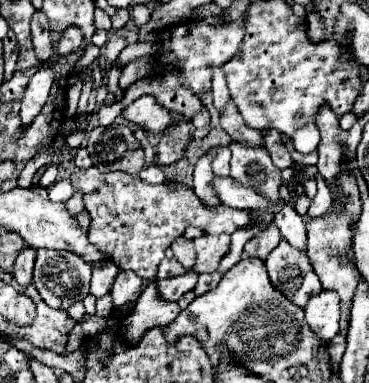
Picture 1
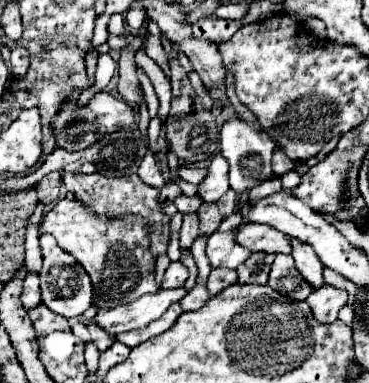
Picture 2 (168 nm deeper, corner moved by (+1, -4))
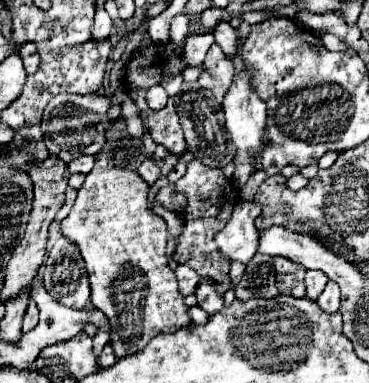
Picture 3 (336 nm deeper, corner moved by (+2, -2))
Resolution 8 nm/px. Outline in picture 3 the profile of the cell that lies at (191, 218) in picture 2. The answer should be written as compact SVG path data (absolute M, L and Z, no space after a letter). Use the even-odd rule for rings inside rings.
M201 278L199 286L195 290L195 296L197 296L197 306L203 308L207 314L215 314L225 304L223 296L217 292L217 284L209 278Z

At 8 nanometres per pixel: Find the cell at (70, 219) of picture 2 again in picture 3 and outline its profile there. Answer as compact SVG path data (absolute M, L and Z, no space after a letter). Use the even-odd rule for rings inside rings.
M117 120L113 122L111 130L107 132L107 144L97 154L97 162L93 170L89 172L89 178L83 182L83 186L77 192L77 200L73 210L65 220L61 220L61 234L73 244L77 244L91 282L91 302L95 308L103 310L113 326L111 330L111 342L117 358L135 354L141 350L149 338L153 338L159 332L173 332L181 326L189 326L191 318L187 316L187 306L183 302L183 296L177 290L177 280L173 270L167 264L165 256L165 244L167 244L167 226L161 216L149 210L149 184L137 174L137 172L123 172L113 166L111 148L117 146L117 142L123 138L125 122ZM127 338L141 338L141 342L121 342Z

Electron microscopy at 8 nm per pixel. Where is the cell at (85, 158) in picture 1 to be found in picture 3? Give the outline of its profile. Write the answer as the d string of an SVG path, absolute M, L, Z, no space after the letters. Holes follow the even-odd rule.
M81 156L81 158L73 160L73 162L69 162L69 172L71 174L75 174L75 172L87 174L93 168L93 164L95 164L95 158L93 156Z

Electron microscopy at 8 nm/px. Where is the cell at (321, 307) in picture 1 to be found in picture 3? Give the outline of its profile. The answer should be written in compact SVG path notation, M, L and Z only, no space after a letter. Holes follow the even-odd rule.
M327 282L325 290L319 294L317 298L317 306L323 310L323 312L337 312L339 310L339 302L341 302L341 292L337 290L337 284L335 282Z

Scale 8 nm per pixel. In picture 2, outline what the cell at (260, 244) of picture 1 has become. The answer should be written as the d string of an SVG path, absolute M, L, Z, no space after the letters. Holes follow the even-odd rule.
M256 252L244 264L238 266L238 282L240 284L266 284L268 272L274 262L272 254Z

